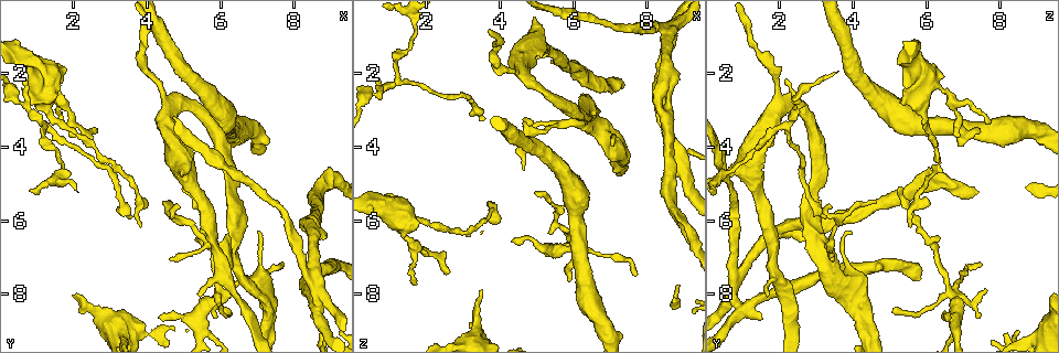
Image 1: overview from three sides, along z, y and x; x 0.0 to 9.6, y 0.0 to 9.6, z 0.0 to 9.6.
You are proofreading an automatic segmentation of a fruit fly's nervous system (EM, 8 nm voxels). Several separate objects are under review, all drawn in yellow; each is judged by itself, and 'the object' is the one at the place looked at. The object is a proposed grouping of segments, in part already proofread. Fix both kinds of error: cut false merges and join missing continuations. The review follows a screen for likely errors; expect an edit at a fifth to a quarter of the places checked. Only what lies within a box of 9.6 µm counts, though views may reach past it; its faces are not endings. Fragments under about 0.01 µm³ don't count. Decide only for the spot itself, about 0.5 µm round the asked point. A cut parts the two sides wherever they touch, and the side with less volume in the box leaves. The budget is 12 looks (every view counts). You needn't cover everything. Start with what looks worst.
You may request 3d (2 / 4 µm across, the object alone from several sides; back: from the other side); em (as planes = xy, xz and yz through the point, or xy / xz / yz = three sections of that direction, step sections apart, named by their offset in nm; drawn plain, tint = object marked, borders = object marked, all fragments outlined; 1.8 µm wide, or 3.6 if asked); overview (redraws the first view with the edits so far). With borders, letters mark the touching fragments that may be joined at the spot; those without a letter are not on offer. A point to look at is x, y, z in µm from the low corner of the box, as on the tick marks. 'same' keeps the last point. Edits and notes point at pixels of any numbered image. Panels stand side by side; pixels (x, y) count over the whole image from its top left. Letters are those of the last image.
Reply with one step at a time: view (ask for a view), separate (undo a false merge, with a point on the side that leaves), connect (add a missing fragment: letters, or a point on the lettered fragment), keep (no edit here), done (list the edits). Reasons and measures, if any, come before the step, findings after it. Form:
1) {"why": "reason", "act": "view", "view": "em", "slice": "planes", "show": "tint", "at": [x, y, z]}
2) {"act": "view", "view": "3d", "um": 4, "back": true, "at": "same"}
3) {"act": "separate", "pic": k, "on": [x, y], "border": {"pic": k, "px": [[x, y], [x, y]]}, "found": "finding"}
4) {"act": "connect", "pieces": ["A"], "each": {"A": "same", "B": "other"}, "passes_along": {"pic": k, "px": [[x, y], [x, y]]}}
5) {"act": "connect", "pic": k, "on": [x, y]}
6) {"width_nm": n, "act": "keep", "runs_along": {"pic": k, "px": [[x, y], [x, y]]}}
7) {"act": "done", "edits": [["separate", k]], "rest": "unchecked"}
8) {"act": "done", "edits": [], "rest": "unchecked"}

{"why": "an open end", "act": "view", "view": "3d", "um": 4, "at": [4.30, 8.65, 6.60]}

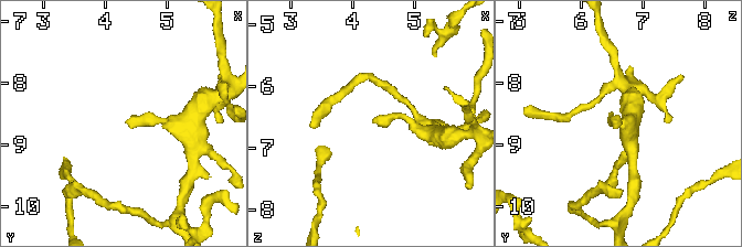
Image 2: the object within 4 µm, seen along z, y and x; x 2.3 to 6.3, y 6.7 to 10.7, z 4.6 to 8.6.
{"act": "view", "view": "em", "slice": "yz", "step": 16, "show": "tint", "at": [4.35, 8.60, 6.60]}

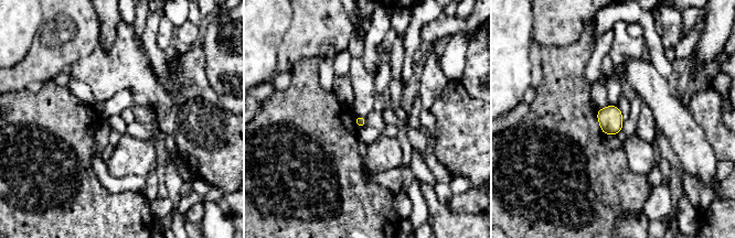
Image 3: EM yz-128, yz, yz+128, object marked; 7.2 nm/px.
{"act": "view", "view": "em", "slice": "yz", "step": 16, "show": "borders", "at": "same"}

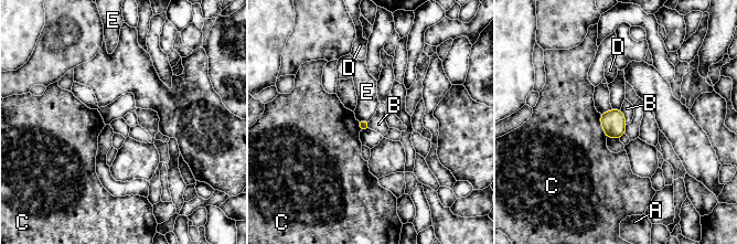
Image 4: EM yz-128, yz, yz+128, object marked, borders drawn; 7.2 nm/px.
{"act": "keep", "each": {"A": "other", "B": "other", "C": "other", "D": "other", "E": "other"}, "border": {"pic": 4, "px": [[620, 109], [627, 124]]}, "found": "no lettered fragment goes on from it"}

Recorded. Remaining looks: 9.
{"why": "end of a long branch", "act": "view", "view": "em", "um": 3.6, "slice": "planes", "show": "borders", "at": [3.55, 5.90, 3.30]}

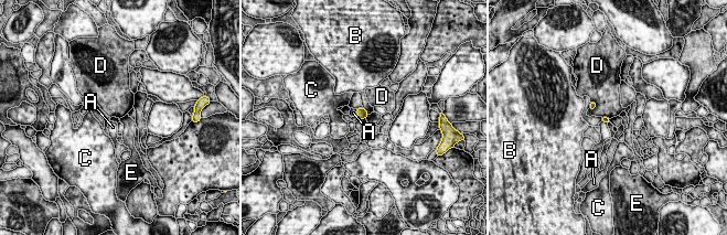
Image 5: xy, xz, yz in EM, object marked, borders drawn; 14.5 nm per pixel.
{"act": "keep", "each": {"A": "other", "B": "other", "C": "other", "D": "other", "E": "other"}, "border": {"pic": 5, "px": [[594, 100], [595, 107], [591, 110]]}, "found": "none of them fits"}

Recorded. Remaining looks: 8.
{"why": "three arms meet", "act": "view", "view": "em", "slice": "planes", "show": "borders", "at": [1.20, 3.40, 2.25]}

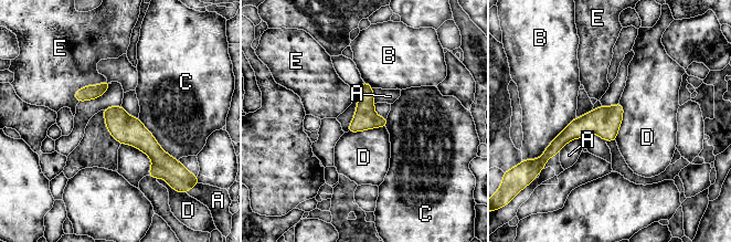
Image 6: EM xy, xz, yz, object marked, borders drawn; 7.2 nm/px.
{"act": "keep", "each": {"A": "other", "B": "other", "C": "other", "D": "other", "E": "other"}, "runs_along": {"pic": 6, "px": [[106, 112], [168, 161]]}, "found": "all the same neuron"}

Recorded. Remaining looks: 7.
{"act": "view", "view": "3d", "um": 4, "at": [5.45, 8.05, 1.65]}

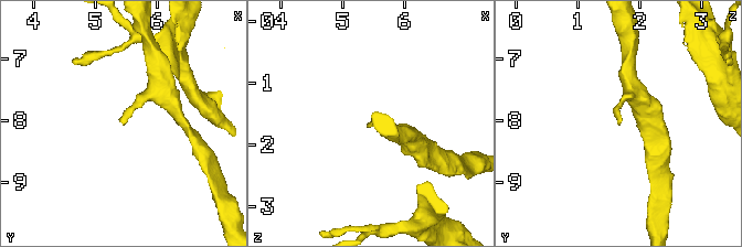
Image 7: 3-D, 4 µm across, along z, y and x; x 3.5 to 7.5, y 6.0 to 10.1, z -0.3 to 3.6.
{"why": "need the tissue", "act": "view", "view": "em", "slice": "planes", "show": "borders", "at": [5.40, 8.05, 1.65]}

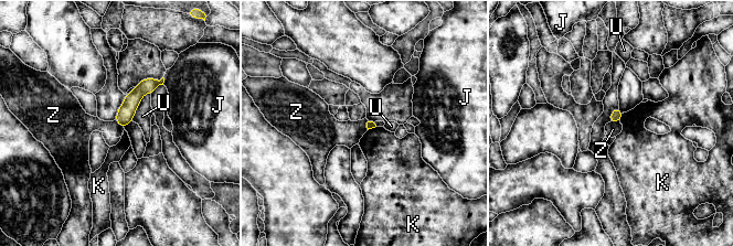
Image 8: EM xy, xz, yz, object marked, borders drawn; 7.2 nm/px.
{"longest_contact_nm": ["U", 240], "act": "keep", "each": {"J": "other", "K": "other", "U": "other", "Z": "other"}, "found": "none of them fits"}

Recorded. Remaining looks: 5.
{"why": "an open end", "act": "view", "view": "em", "slice": "planes", "show": "borders", "at": [1.60, 3.35, 7.70]}

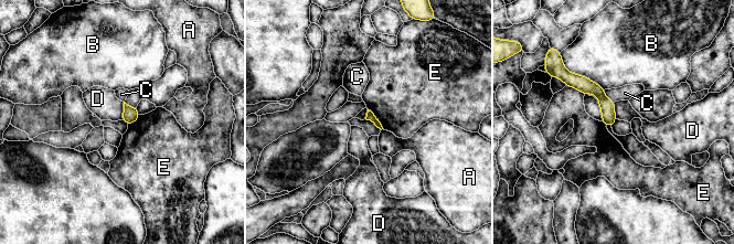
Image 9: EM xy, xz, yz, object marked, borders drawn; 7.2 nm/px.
{"act": "keep", "each": {"A": "other", "B": "other", "C": "other", "D": "other", "E": "other"}, "runs_along": {"pic": 9, "px": [[566, 80], [593, 87], [610, 122]]}, "found": "no lettered fragment goes on from it"}

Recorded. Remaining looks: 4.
{"act": "done", "edits": [], "rest": "unchecked"}

